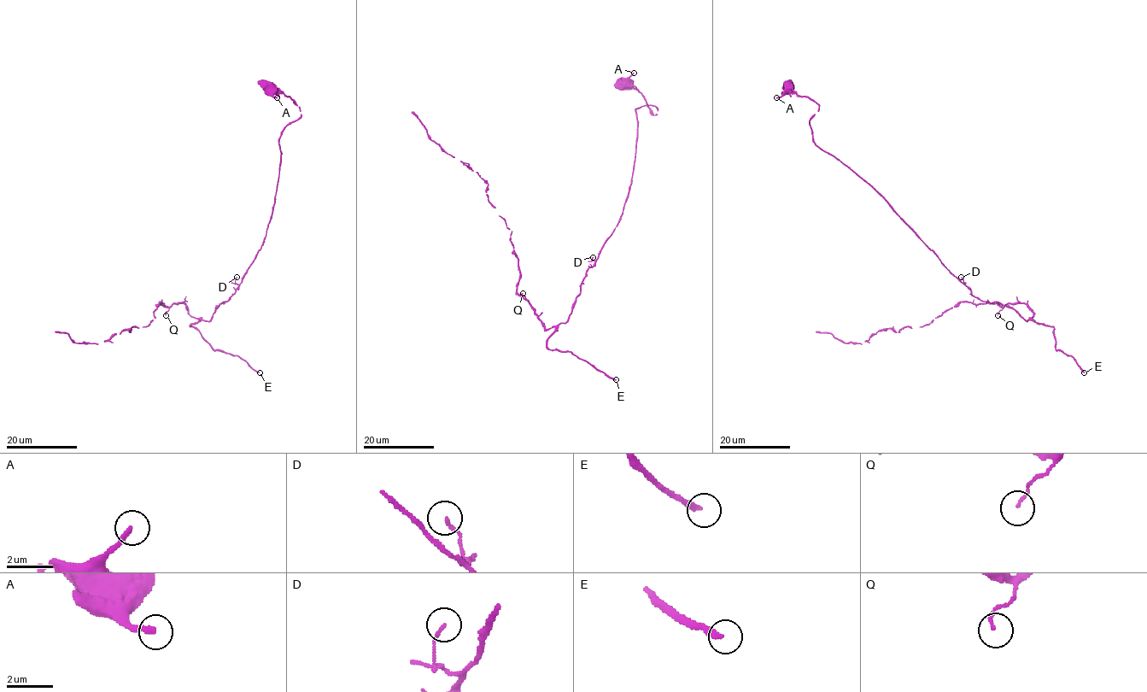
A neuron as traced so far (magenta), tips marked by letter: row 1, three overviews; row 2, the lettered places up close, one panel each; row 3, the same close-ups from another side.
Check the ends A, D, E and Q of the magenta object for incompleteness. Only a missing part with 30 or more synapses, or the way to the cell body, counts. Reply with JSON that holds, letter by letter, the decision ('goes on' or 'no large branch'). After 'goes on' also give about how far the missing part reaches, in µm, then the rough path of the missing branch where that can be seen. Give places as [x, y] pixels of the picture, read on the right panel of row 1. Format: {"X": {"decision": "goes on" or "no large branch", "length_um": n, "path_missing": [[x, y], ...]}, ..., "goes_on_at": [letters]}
{"A": {"decision": "no large branch"}, "D": {"decision": "no large branch"}, "E": {"decision": "goes on", "length_um": 180}, "Q": {"decision": "no large branch"}, "goes_on_at": ["E"]}

